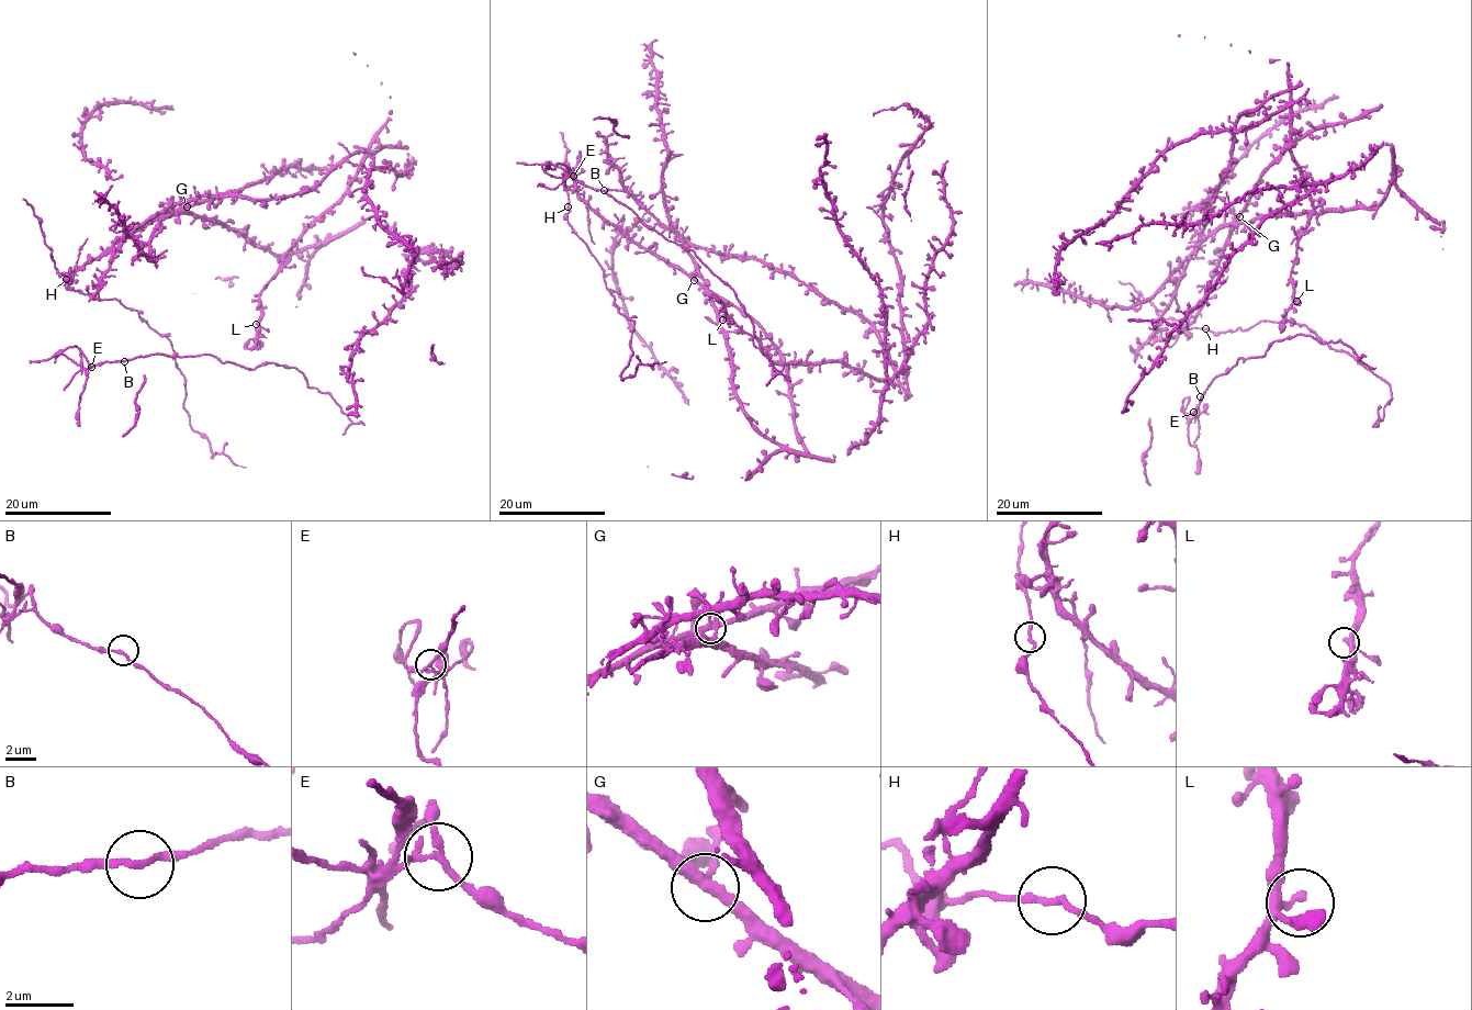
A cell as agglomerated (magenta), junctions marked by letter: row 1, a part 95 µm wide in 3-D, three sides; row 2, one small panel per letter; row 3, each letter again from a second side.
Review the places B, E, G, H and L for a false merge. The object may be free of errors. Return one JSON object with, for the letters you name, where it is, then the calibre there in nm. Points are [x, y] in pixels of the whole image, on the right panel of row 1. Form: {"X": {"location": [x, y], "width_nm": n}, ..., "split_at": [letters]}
{"E": {"location": [1193, 412], "width_nm": 170}, "split_at": ["E"]}

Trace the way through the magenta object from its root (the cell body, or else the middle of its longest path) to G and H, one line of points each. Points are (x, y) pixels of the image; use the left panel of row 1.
G: (208, 197), (179, 202), (168, 212), (171, 216), (187, 210), (187, 199), (187, 206)
H: (208, 197), (179, 202), (171, 216), (187, 210), (183, 199), (60, 275), (66, 280)

